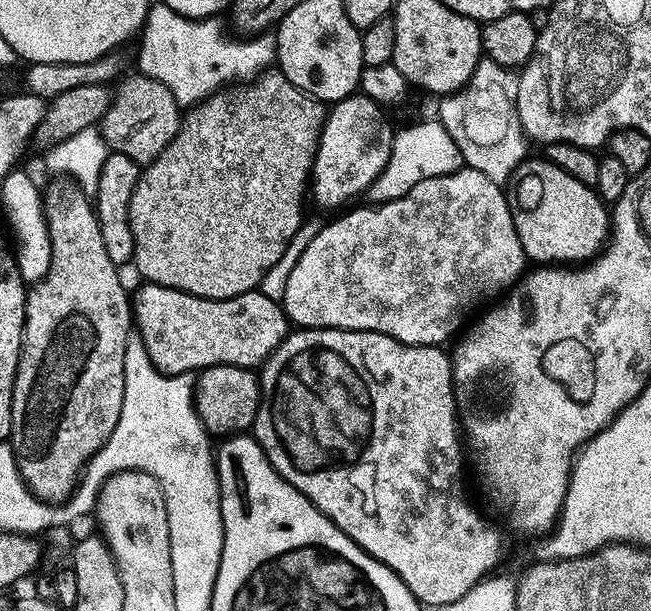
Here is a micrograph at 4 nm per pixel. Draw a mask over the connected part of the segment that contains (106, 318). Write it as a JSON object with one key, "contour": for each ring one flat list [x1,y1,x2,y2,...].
{"contour":[[80,190,47,193,44,196,44,216,48,220,52,257,50,258,50,270,44,275,44,279,36,281,27,289,28,301,24,307,24,345,20,348,18,370,14,378,10,441,16,455,17,469,29,491,37,499,44,500,48,504,61,504,75,491,85,464,107,442,110,434,114,434,114,426,118,426,124,397,124,359,130,333,134,328,134,313,130,303,130,292,124,289,124,284,120,281,121,269,114,262,110,262,110,254,106,254,106,246,102,246,102,230,100,223,96,221,93,201]]}

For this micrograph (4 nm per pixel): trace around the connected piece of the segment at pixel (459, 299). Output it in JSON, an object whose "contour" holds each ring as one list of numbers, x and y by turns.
{"contour":[[462,166,456,172,418,182,418,186,402,194,402,198,394,198,385,204,372,204,367,207,356,208,353,212,345,211,340,214,345,216,330,221,321,232,319,229,306,246,306,250,302,250,302,258,294,262,294,270,290,270,290,278,286,278,282,307,285,316,297,329,340,328,344,331,384,333,403,344,437,347,446,343,444,341,457,330,464,316,475,304,487,305,495,301,501,293,511,288,525,271,526,257,522,250,522,242,518,242,518,230,514,230,514,218,505,189,490,181,479,170]]}

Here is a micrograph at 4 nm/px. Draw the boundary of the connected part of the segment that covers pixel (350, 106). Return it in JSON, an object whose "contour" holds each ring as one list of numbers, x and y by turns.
{"contour":[[356,92,327,109,310,177,310,200,320,208,343,209,346,202,362,196,389,161,395,129,381,105]]}

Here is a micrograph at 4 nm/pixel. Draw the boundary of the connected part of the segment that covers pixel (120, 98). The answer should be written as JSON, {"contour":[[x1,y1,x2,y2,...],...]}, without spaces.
{"contour":[[143,74,135,75,125,75,115,85,112,101,106,110,106,114,100,120,98,129,111,151,126,154,126,158,130,158,134,163,147,166,151,160,158,158,158,154,162,154,162,150,166,150,166,146,178,134,182,119,182,108,176,103,171,90,163,85,162,82]]}

